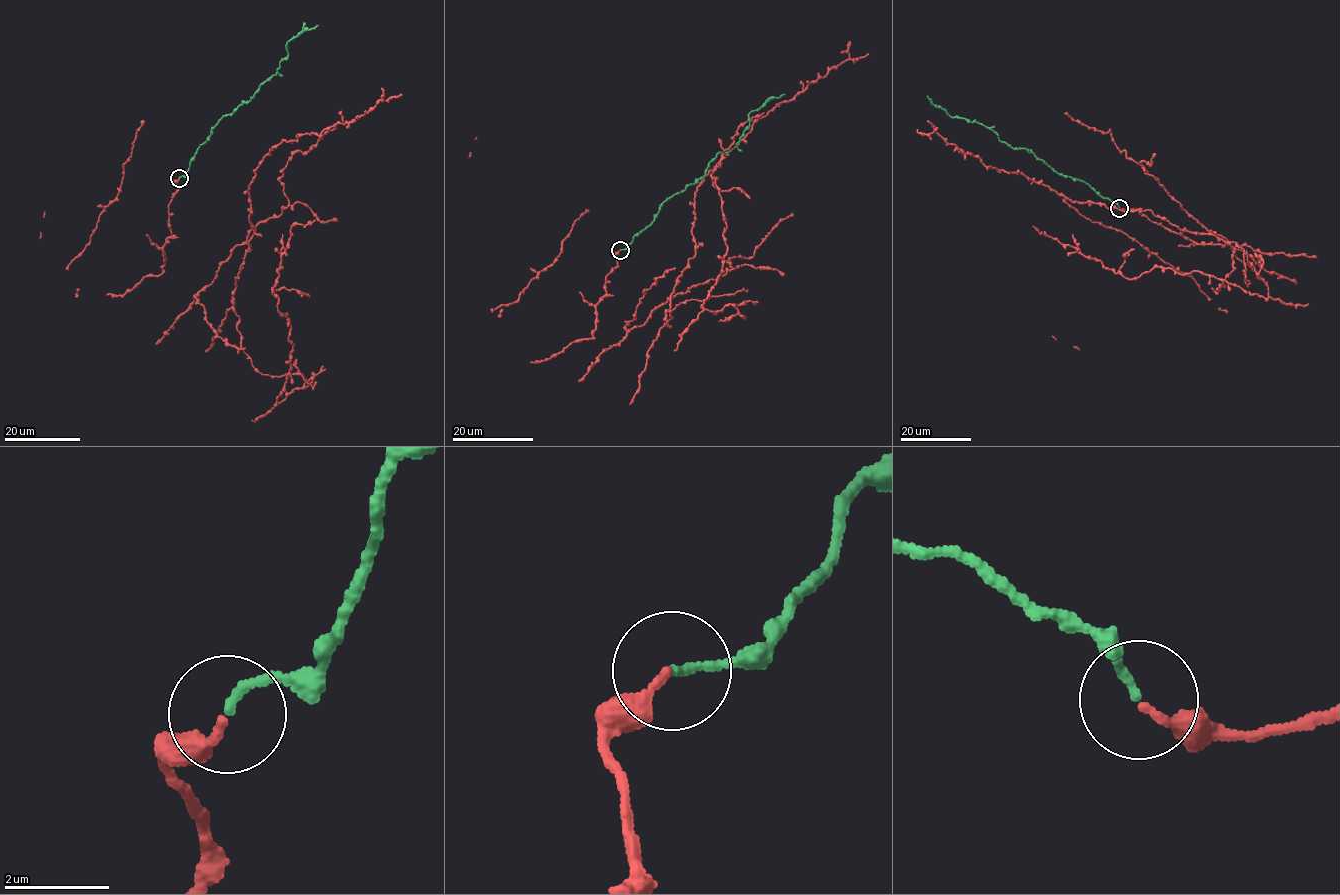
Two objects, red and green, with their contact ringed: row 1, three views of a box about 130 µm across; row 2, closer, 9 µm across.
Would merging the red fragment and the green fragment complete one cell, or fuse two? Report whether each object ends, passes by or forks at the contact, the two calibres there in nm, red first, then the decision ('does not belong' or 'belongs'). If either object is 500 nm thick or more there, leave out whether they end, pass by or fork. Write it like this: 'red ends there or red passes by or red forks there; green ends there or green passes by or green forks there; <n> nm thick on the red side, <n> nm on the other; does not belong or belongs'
red ends there; green ends there; 160 nm thick on the red side, 150 nm on the other; belongs

